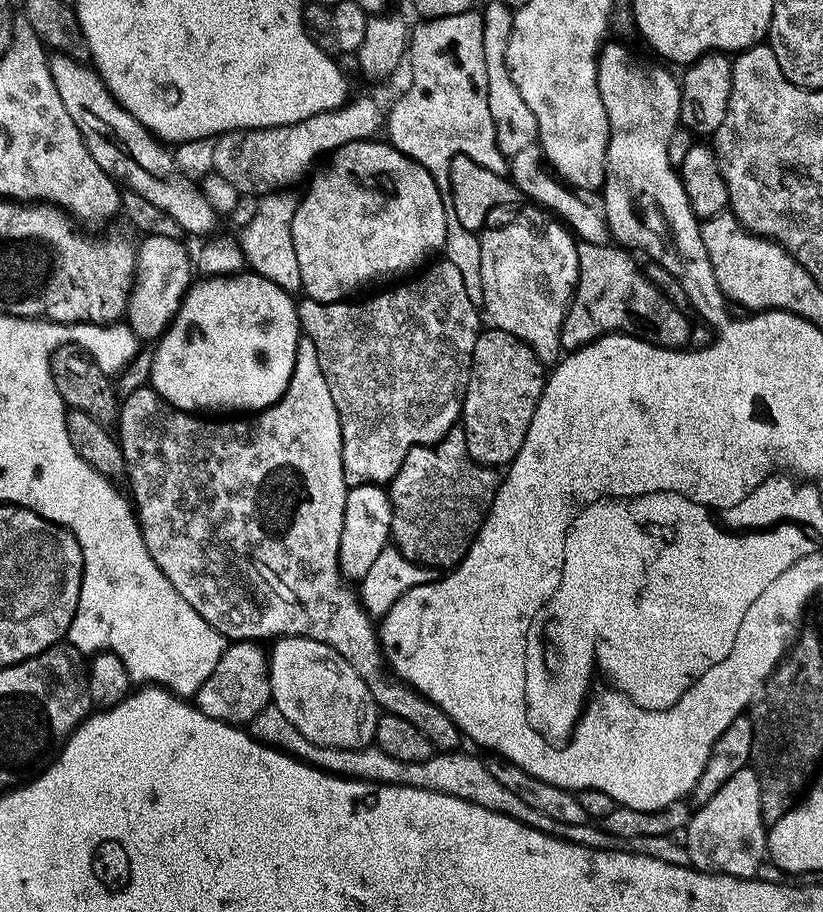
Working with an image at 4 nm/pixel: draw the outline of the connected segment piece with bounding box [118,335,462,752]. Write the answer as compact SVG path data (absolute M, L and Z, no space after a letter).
M301 335L296 347L296 361L287 390L277 404L271 404L269 408L247 418L201 418L199 415L183 412L173 404L168 404L156 393L155 388L145 386L136 388L128 397L123 397L119 405L119 424L118 439L124 455L126 484L132 487L130 500L134 505L135 519L140 526L146 550L150 550L150 558L154 558L158 570L162 570L162 574L174 586L174 590L178 590L178 594L182 594L182 598L186 598L186 602L190 602L190 606L194 606L194 610L198 610L198 614L202 614L202 618L206 618L206 622L210 622L210 626L214 626L214 630L218 630L225 641L265 642L264 640L271 641L279 637L304 636L306 639L325 643L361 675L369 686L370 694L384 712L393 712L398 718L406 718L406 722L418 726L418 730L422 730L422 734L430 738L433 749L455 752L461 747L460 728L441 708L434 706L434 702L430 702L415 688L410 688L395 678L388 679L389 681L380 680L380 675L386 672L386 665L384 654L380 650L377 625L370 619L368 611L360 605L357 589L340 573L338 546L342 540L342 518L350 486L344 481L342 430L338 422L338 410L334 410L334 398L330 398L330 386L326 386L326 378L322 378L322 370L318 366L318 350L314 350L314 342L310 342L308 336Z

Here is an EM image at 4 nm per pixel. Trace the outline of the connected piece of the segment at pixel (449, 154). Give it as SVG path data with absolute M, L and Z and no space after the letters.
M468 10L464 13L448 15L444 17L434 17L421 19L420 25L411 29L408 38L408 50L406 53L406 68L412 71L412 77L408 80L408 89L397 98L392 104L392 109L387 109L386 112L386 132L388 128L387 139L390 141L392 147L398 149L402 154L406 154L414 162L418 162L426 169L429 174L436 179L436 185L438 190L442 194L449 193L451 191L452 181L452 163L456 156L465 156L470 158L474 162L478 162L480 166L486 170L494 170L501 174L507 173L510 168L509 157L504 156L502 150L494 152L492 150L492 142L494 146L498 146L498 138L495 136L495 124L493 118L490 116L490 109L488 103L488 80L486 78L486 63L484 63L484 42L483 42L483 18L481 13L476 10Z

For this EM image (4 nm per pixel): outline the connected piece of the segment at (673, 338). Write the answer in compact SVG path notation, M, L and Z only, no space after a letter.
M609 242L604 245L577 243L578 266L580 277L576 283L576 290L572 293L572 302L568 305L568 312L564 315L564 331L562 344L565 349L575 350L584 348L601 336L609 334L627 334L639 336L659 348L683 349L688 340L688 320L685 309L679 308L666 294L662 294L644 275L641 265L632 261L633 253Z

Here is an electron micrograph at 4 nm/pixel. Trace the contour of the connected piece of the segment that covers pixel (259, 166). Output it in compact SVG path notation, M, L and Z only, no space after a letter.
M364 96L361 100L349 99L341 108L319 112L297 124L257 131L253 135L256 137L252 140L252 156L244 156L245 133L233 132L230 136L231 160L221 175L242 194L267 194L288 190L296 186L292 184L298 183L304 175L307 177L317 167L315 164L319 156L327 157L355 140L371 140L377 135L379 128L381 131L382 108L380 112L379 106L370 97Z

